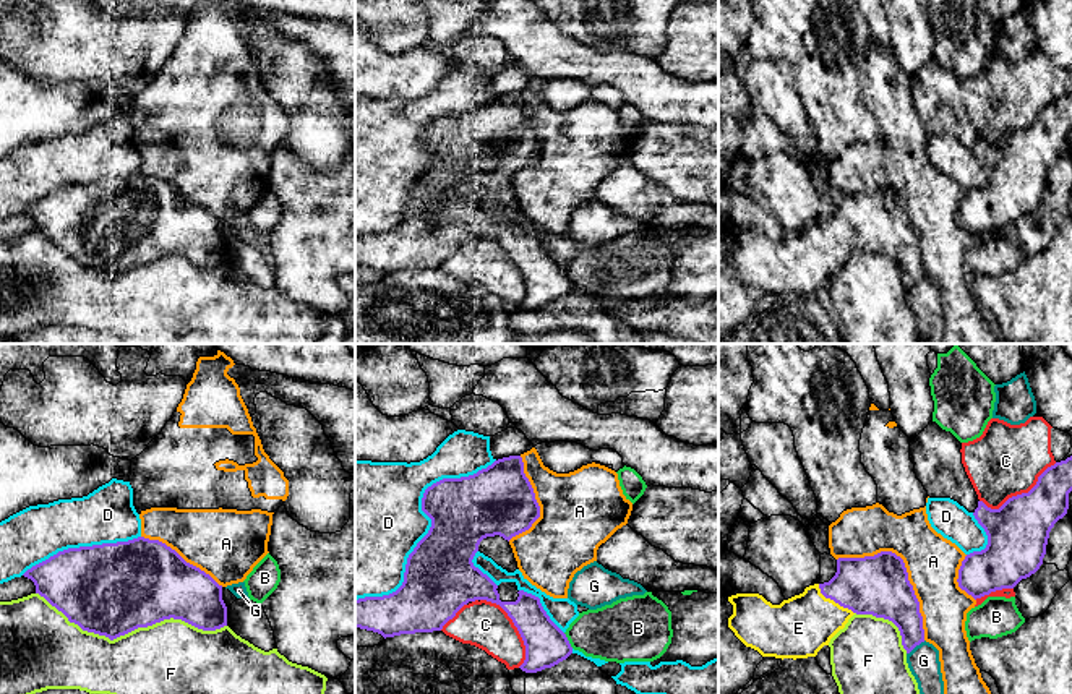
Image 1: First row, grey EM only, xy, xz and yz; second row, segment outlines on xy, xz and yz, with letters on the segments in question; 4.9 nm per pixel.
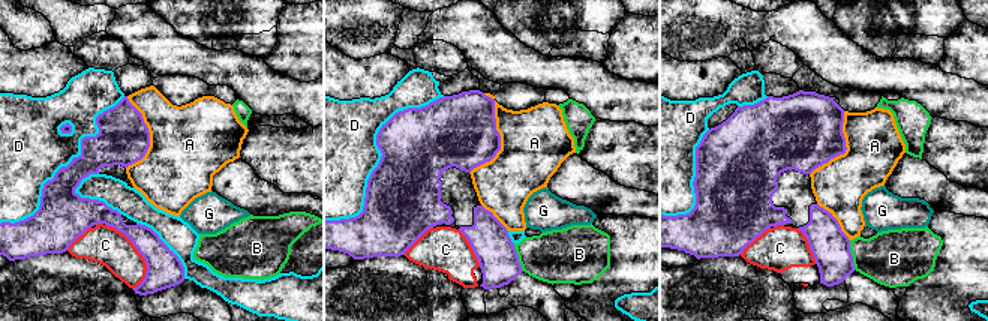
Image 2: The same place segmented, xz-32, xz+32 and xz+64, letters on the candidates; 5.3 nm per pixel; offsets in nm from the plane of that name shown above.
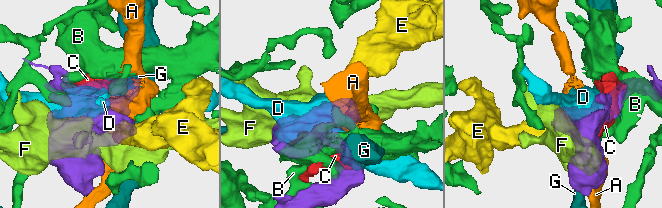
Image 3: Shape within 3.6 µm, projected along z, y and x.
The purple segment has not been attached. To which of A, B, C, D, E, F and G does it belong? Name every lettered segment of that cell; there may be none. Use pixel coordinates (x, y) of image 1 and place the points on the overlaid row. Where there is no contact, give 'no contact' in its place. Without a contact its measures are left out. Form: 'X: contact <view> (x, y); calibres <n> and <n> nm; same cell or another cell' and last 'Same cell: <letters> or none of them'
A: contact yz (905, 568); calibres 300 and 260 nm; another cell
B: contact xz (568, 641); calibres 200 and 280 nm; another cell
C: contact xz (516, 626); calibres 200 and 240 nm; another cell
D: contact xz (432, 526); calibres 340 and 420 nm; another cell
E: contact yz (834, 600); calibres 300 and 300 nm; same cell
F: contact xy (132, 629); calibres 460 and 360 nm; another cell
G: contact yz (915, 646); calibres 200 and 160 nm; another cell
Same cell: E

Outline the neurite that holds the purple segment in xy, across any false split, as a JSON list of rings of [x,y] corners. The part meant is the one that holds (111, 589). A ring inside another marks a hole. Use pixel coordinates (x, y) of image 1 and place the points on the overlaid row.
[[[138,537],[128,542],[68,548],[32,566],[23,576],[31,579],[36,593],[62,611],[70,623],[110,640],[170,618],[203,631],[227,626],[222,585],[159,540]]]

